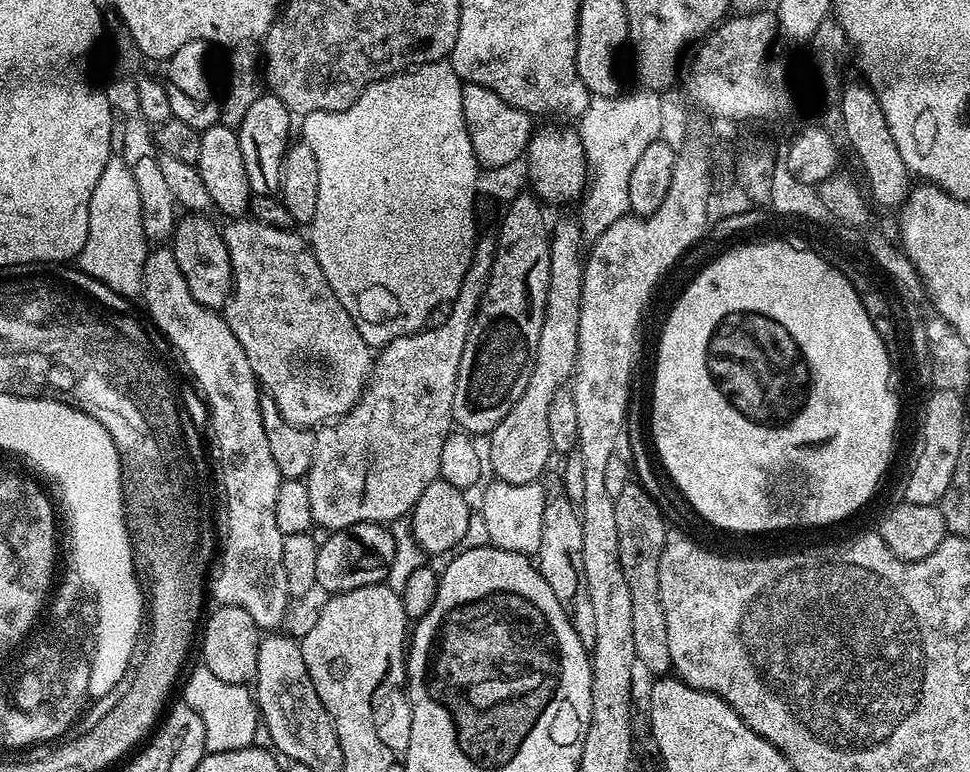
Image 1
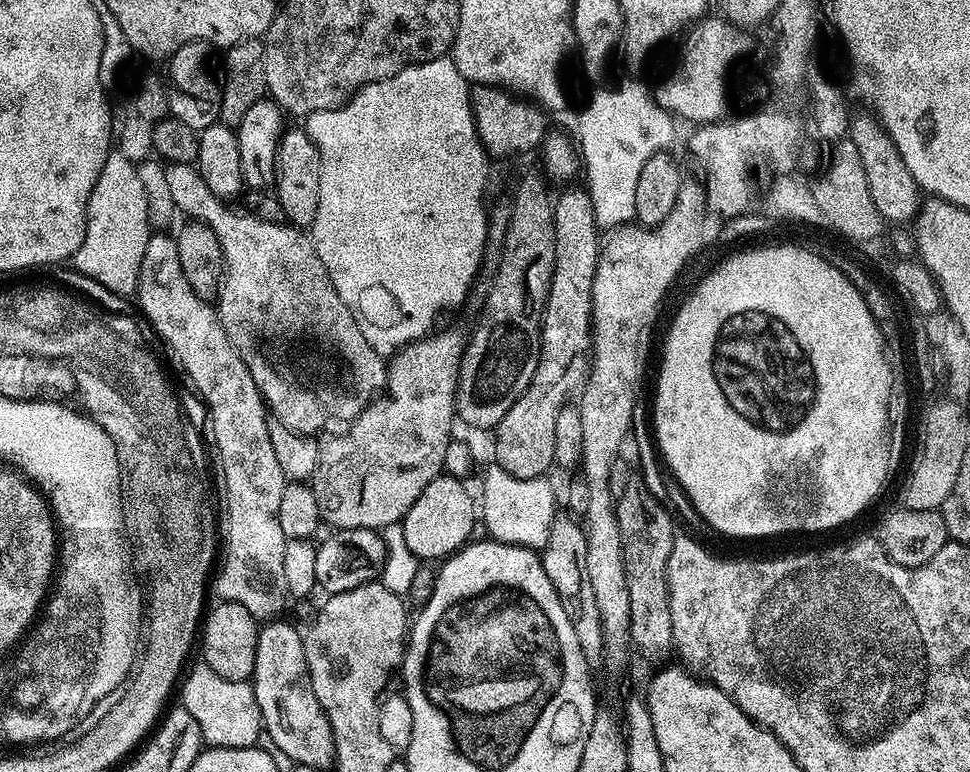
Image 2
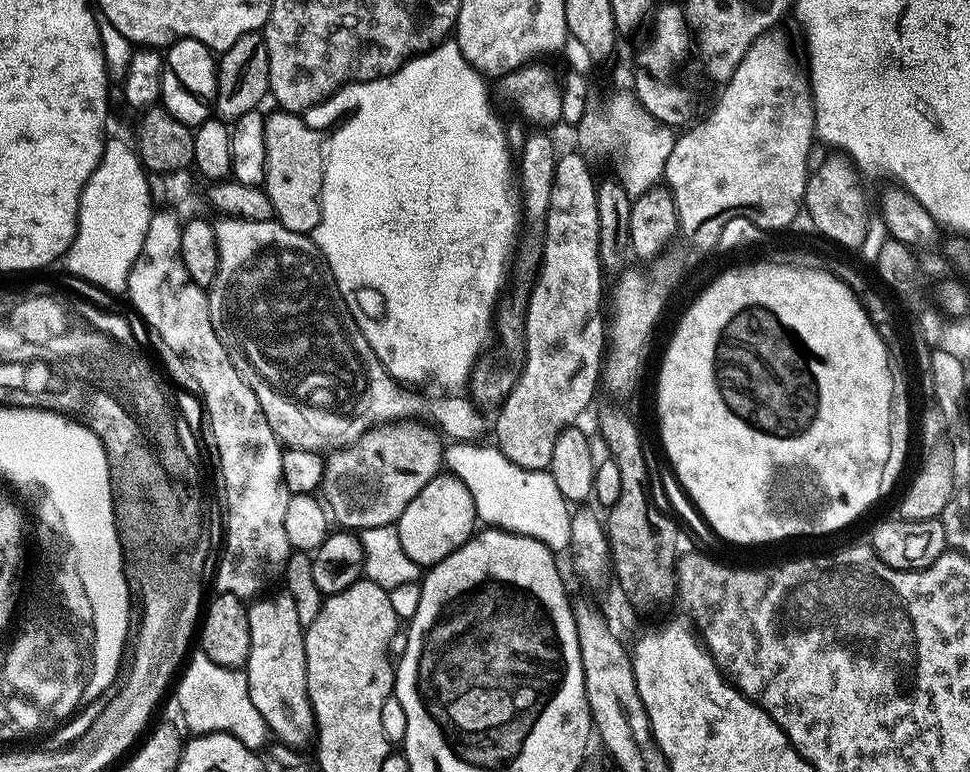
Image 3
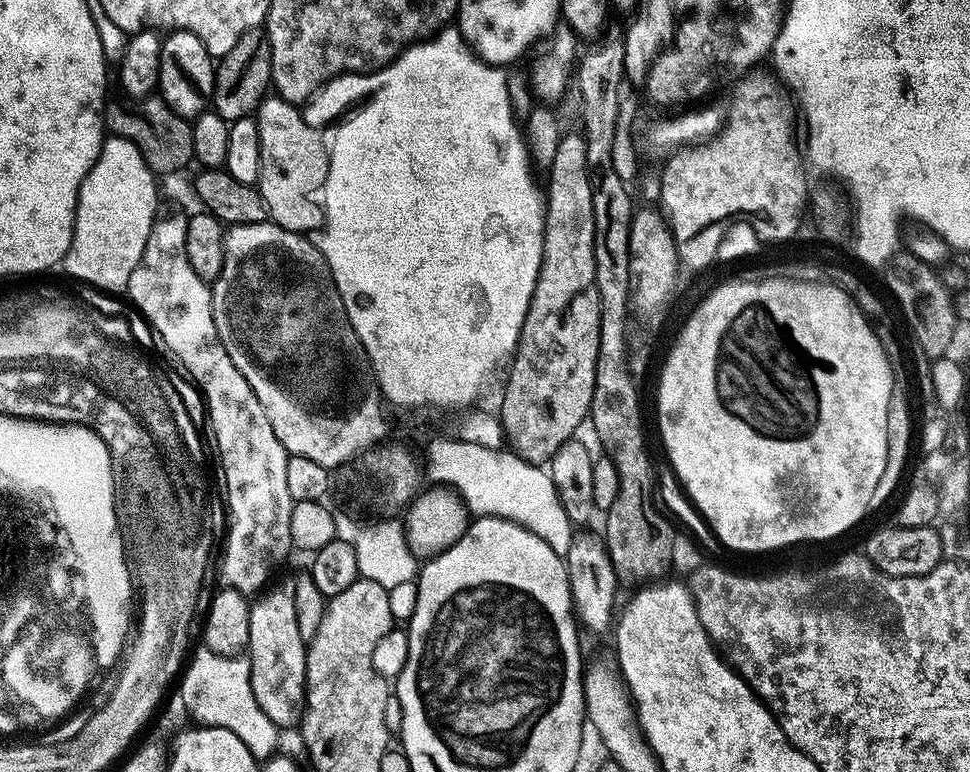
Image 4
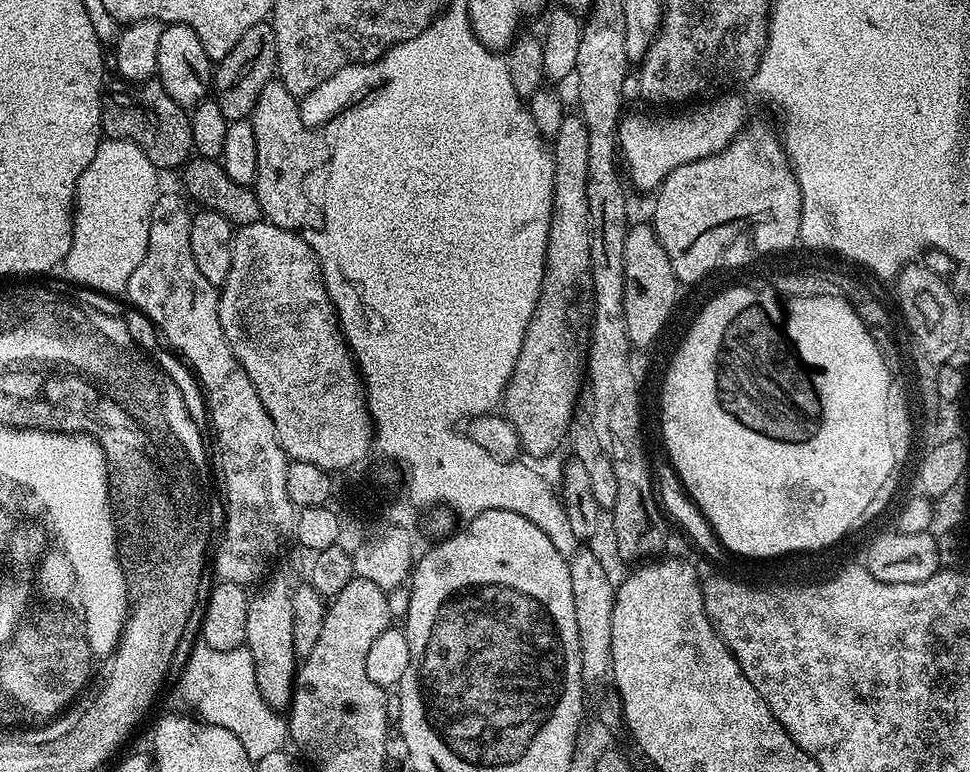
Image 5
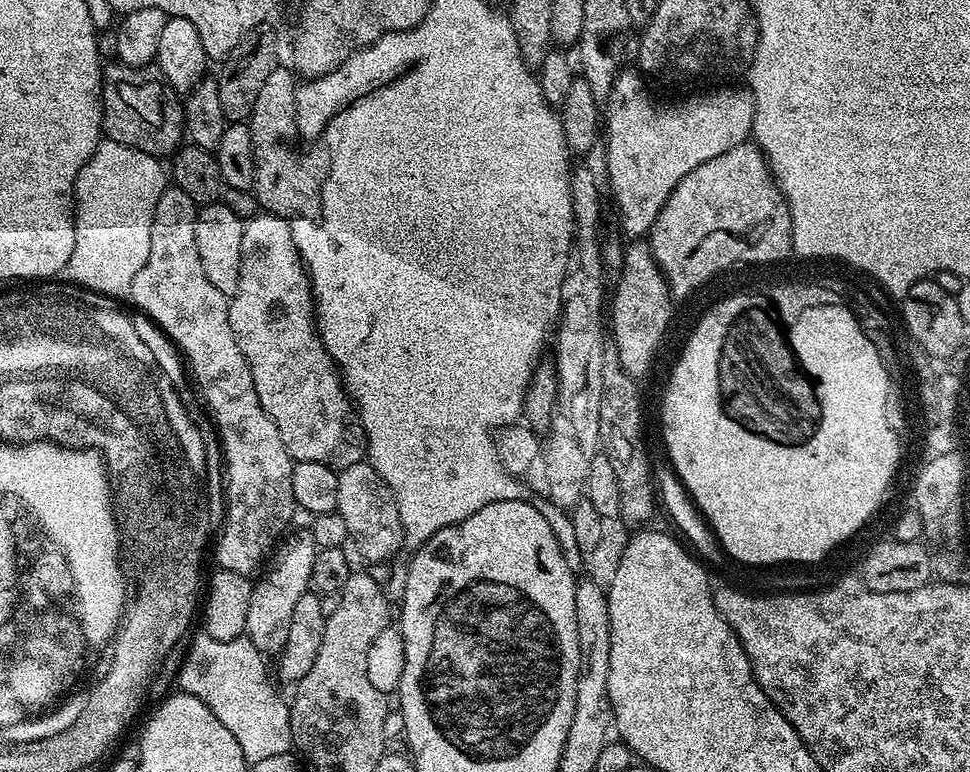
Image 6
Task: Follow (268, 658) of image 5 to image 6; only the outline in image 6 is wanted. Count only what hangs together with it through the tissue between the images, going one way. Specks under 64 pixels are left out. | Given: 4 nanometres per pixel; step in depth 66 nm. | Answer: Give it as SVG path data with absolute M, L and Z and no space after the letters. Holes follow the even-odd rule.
M311 535L296 536L280 553L275 553L276 561L267 565L268 573L252 585L250 607L246 609L246 626L244 631L254 646L265 654L276 654L282 646L286 646L286 638L290 634L290 614L294 610L298 598L310 591L314 558L317 547Z

